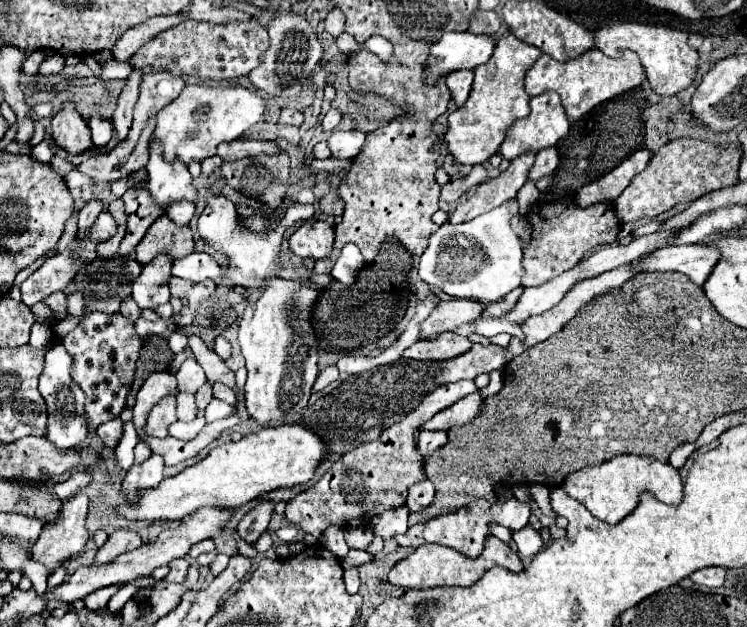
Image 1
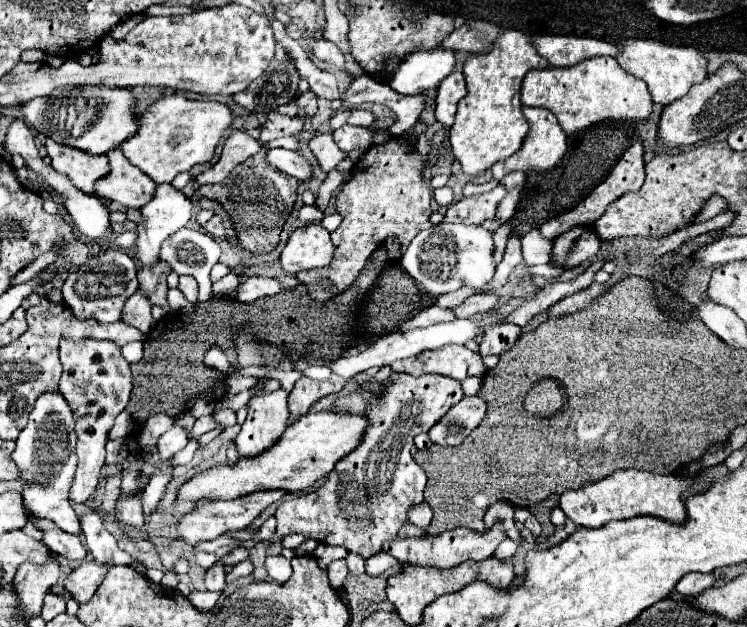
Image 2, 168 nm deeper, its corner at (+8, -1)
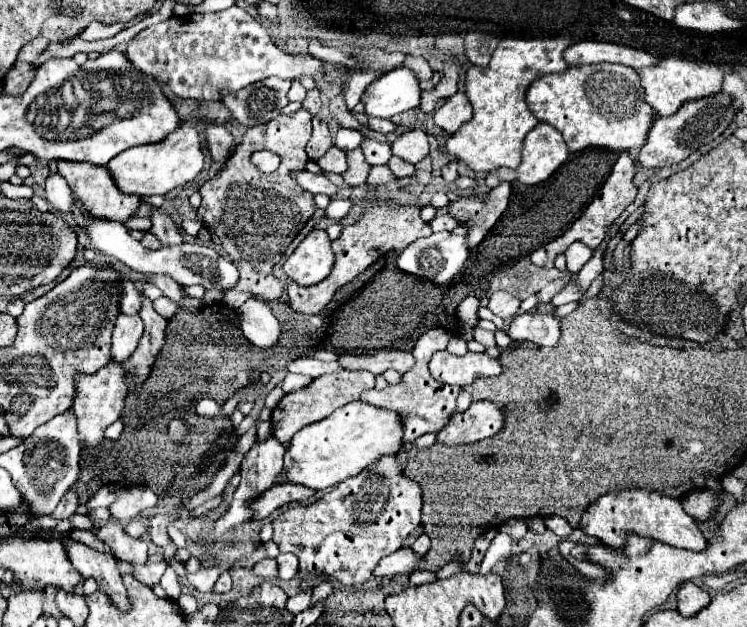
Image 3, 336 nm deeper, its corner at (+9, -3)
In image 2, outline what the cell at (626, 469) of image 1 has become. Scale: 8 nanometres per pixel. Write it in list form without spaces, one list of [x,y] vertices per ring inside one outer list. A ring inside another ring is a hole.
[[[619,470],[599,482],[587,484],[581,490],[563,492],[559,508],[577,526],[585,526],[585,528],[599,528],[599,526],[607,524],[609,520],[627,520],[627,518],[635,518],[635,516],[657,516],[671,524],[683,524],[687,520],[687,512],[685,512],[681,494],[691,484],[693,484],[691,476],[682,478],[651,474],[651,472],[643,472],[643,470]]]

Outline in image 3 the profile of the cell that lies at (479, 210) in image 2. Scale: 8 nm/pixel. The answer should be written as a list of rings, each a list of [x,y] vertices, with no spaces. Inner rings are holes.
[[[446,214],[446,216],[436,216],[431,222],[430,226],[433,232],[452,231],[460,226],[460,220],[456,220],[454,216]]]

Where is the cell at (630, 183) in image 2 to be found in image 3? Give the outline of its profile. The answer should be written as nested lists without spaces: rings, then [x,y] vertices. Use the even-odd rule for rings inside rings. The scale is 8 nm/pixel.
[[[620,152],[620,156],[618,156],[616,164],[612,166],[612,172],[610,172],[610,176],[606,178],[604,186],[602,186],[600,192],[594,196],[594,200],[586,206],[586,210],[572,222],[570,230],[566,230],[566,234],[560,234],[556,242],[550,242],[550,246],[538,246],[538,250],[532,250],[532,252],[528,254],[528,258],[530,258],[534,264],[538,264],[538,266],[552,268],[552,266],[554,266],[554,256],[556,256],[558,252],[564,252],[564,250],[566,250],[572,242],[576,242],[576,240],[580,240],[582,244],[586,244],[586,246],[590,246],[590,248],[598,246],[598,244],[604,240],[604,236],[606,236],[606,234],[604,234],[604,228],[606,228],[608,224],[612,224],[612,222],[624,212],[624,208],[634,202],[634,198],[636,198],[636,194],[638,194],[638,188],[636,188],[636,184],[634,184],[634,172],[636,172],[636,164],[634,164],[634,160],[632,160],[632,154],[630,154],[630,152]]]

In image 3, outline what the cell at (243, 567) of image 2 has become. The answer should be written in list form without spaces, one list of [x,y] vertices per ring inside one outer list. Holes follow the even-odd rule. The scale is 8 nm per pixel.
[[[264,558],[258,564],[254,564],[254,574],[262,578],[278,578],[278,562],[274,558]]]

